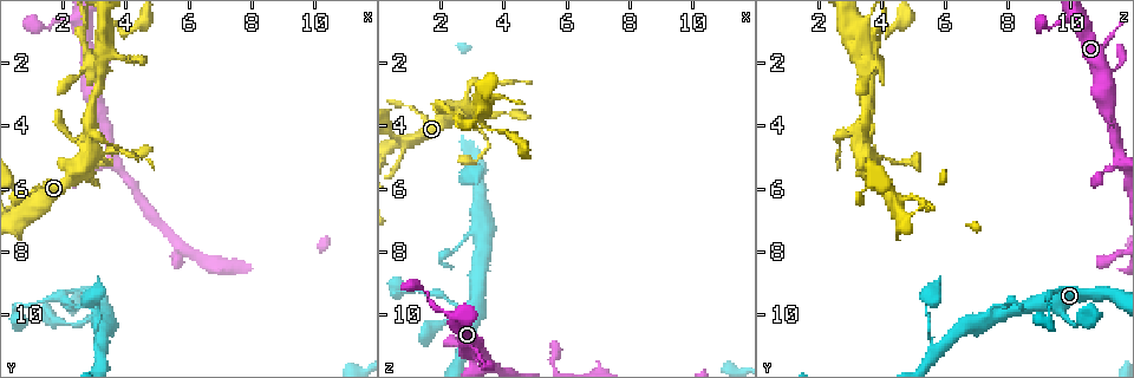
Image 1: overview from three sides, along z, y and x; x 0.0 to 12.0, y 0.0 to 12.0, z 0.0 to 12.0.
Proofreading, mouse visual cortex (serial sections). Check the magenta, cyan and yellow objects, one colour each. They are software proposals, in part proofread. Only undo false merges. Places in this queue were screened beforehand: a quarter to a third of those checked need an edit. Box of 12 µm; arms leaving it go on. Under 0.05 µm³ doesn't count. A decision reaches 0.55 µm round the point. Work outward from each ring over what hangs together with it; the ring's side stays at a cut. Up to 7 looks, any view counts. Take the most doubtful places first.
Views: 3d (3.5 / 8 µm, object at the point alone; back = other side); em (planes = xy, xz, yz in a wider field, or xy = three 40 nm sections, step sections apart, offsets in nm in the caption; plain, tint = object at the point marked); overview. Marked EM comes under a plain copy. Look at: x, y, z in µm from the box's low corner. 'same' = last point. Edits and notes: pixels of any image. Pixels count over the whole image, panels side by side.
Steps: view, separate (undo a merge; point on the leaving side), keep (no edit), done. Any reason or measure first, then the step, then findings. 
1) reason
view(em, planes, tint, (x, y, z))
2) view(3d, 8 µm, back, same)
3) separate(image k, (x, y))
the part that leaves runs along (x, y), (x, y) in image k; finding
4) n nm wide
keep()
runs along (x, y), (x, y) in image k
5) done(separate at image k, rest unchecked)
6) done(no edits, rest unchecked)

looks like a crossing
view(em, xy, step 1, tint, (3.3, 2.1, 3.6))

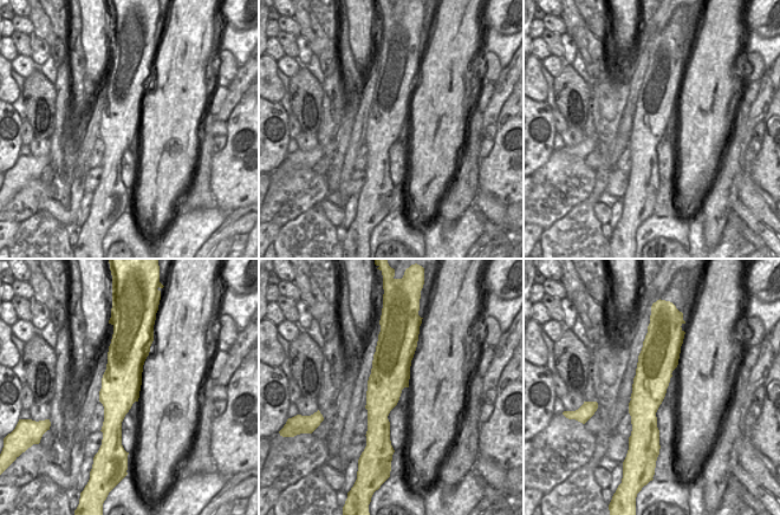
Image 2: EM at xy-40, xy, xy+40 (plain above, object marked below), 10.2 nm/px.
see where the arms go
view(3d, 3.5 µm, same)

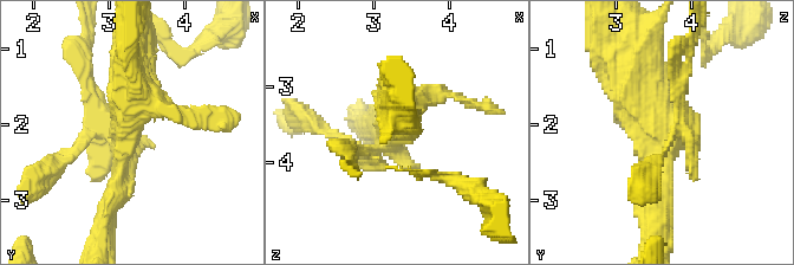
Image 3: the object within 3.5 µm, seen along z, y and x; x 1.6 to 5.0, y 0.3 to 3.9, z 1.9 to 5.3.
separate(image 3, (350, 160))
the part that leaves runs along (389, 134), (370, 163), (414, 170) in image 3; two cells meet here

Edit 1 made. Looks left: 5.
abrupt turn
view(3d, 3.5 µm, (0.9, 6.4, 4.5))

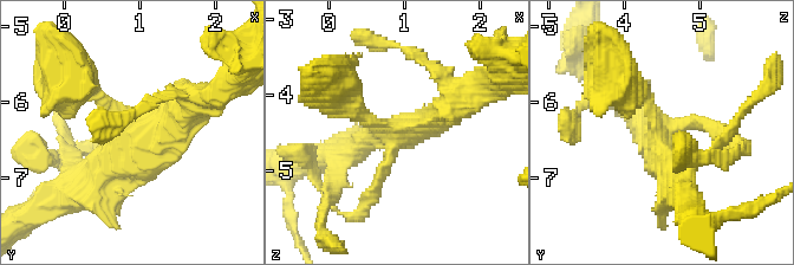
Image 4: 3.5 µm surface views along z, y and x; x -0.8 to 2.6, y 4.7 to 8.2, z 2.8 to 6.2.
shape alone is not enough
view(em, xy, step 3, tint, (0.85, 6.40, 4.50))

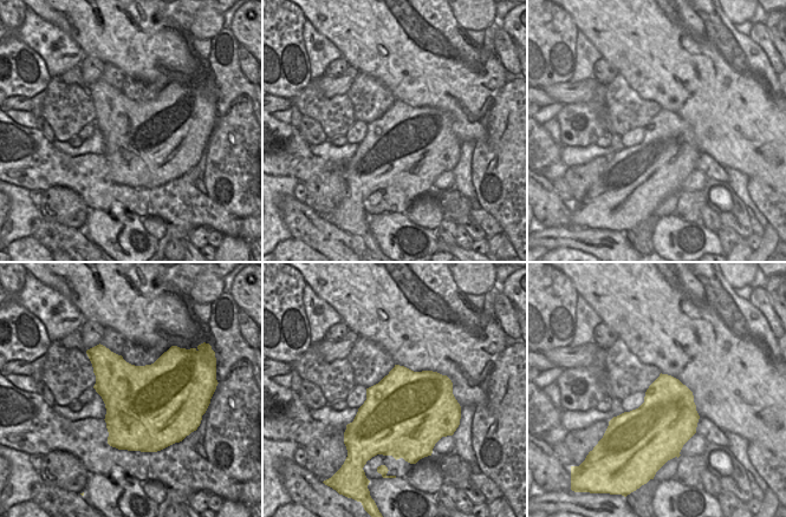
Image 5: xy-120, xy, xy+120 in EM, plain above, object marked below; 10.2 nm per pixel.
keep()
runs along (193, 99), (163, 133), (128, 133), (77, 89) in image 4; all the same cell

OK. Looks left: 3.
abrupt turn
view(3d, 8 µm, (3.3, 5.2, 11.3))

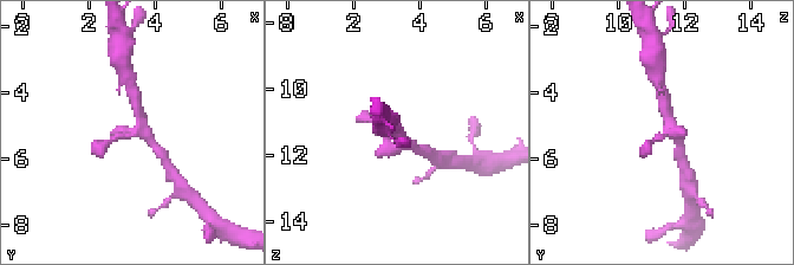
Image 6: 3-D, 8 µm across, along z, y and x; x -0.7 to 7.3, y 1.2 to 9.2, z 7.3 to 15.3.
4 arms; arms of 200, 250, 300, 400 nm
view(em, xy, step 1, tint, (3.3, 5.2, 11.4))

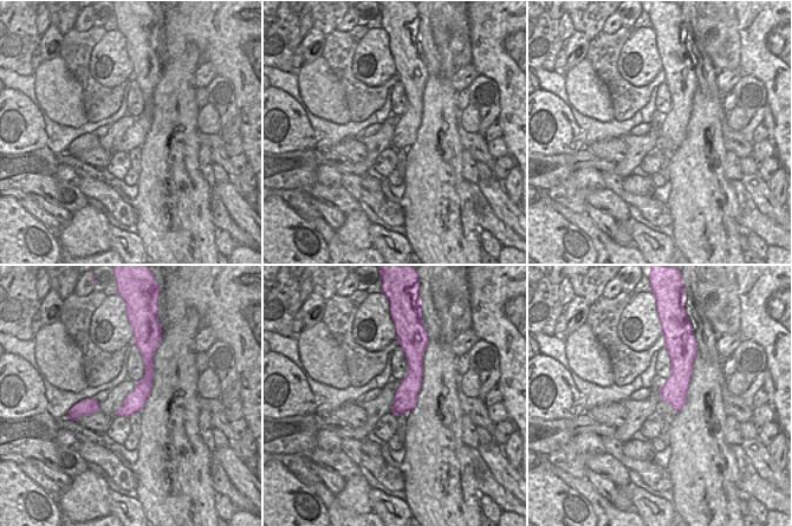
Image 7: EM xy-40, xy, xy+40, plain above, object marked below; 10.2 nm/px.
keep()
runs along (142, 348), (148, 378), (118, 413) in image 7; continuous, no second cell

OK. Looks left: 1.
done(separate at image 3, rest unchecked)

